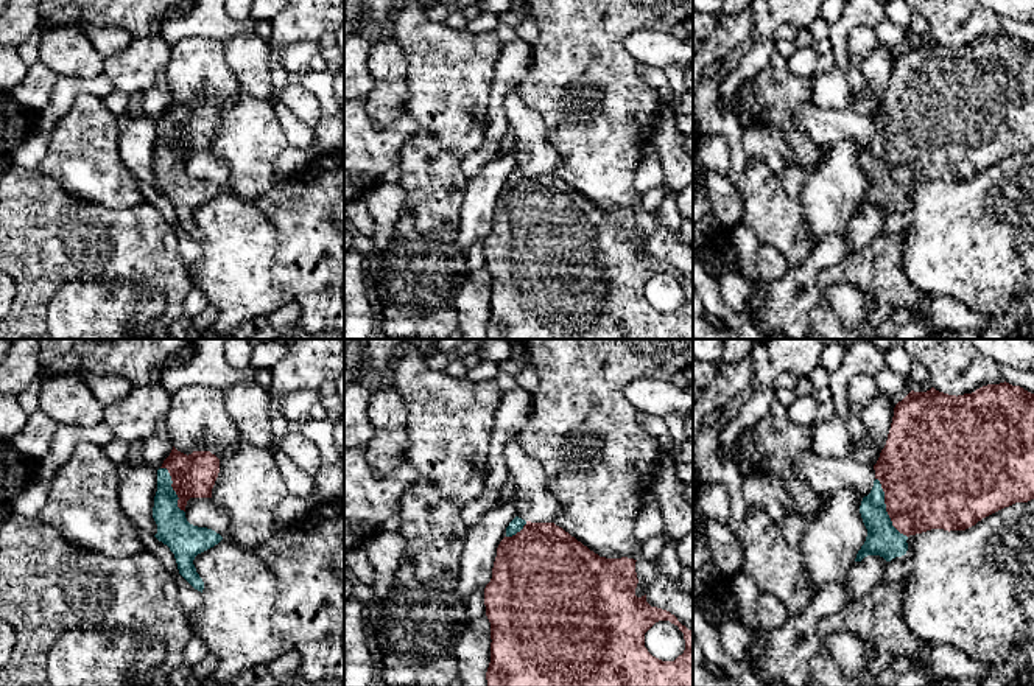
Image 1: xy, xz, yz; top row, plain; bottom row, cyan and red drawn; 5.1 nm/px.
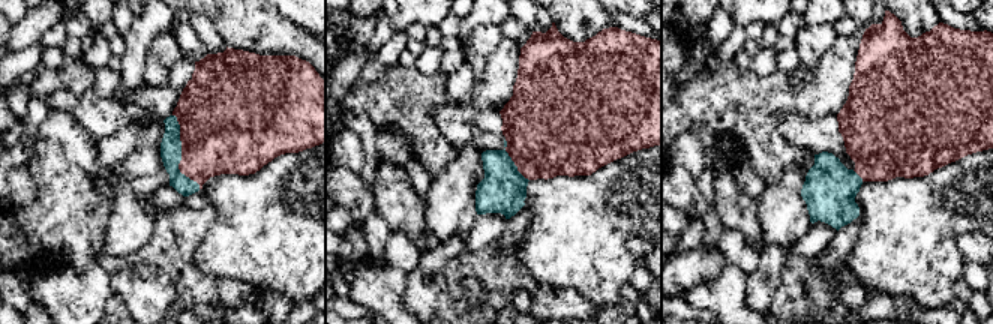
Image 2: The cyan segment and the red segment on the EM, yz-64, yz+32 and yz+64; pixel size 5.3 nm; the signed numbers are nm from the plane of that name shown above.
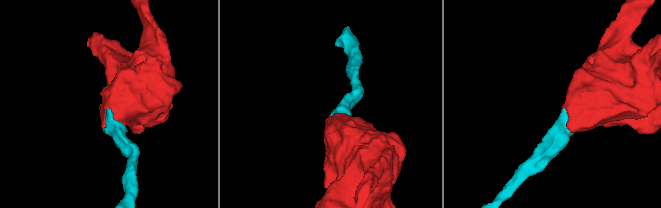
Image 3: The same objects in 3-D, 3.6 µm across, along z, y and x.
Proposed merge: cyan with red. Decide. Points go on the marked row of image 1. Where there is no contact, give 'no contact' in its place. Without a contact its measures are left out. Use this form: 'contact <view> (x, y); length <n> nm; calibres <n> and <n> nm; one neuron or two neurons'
contact yz (885, 509); length 360 nm; calibres 170 and 460 nm; one neuron

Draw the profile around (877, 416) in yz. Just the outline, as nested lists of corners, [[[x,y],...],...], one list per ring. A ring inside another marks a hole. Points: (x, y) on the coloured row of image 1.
[[[881,392],[863,411],[864,436],[853,439],[855,448],[877,446],[885,448],[892,423],[895,404],[888,394]]]

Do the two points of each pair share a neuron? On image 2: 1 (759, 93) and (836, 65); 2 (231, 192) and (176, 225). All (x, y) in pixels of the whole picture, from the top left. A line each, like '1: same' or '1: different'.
1: same
2: different

